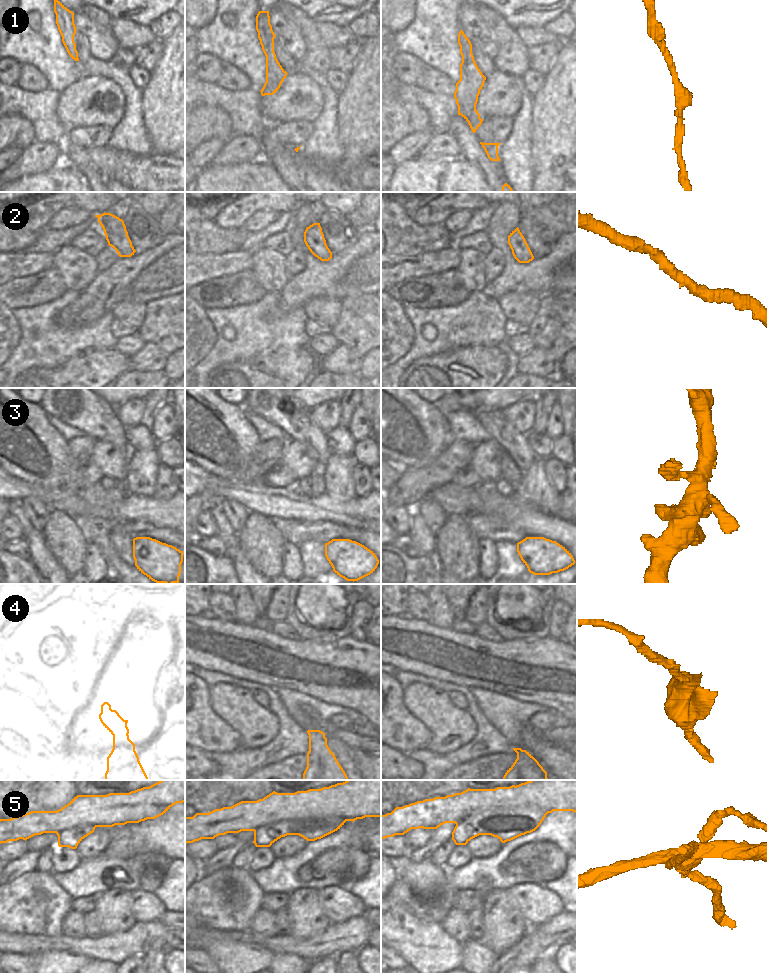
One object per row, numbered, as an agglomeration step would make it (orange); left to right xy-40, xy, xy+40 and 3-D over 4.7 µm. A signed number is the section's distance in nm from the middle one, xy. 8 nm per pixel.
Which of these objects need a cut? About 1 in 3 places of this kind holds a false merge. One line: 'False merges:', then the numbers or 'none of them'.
False merges: 5

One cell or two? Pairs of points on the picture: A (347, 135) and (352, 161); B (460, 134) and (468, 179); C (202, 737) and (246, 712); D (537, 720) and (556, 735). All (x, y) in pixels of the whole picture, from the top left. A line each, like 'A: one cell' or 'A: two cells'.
A: one cell
B: two cells
C: two cells
D: two cells

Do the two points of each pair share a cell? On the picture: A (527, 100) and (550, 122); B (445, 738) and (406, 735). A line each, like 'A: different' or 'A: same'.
A: different
B: different

